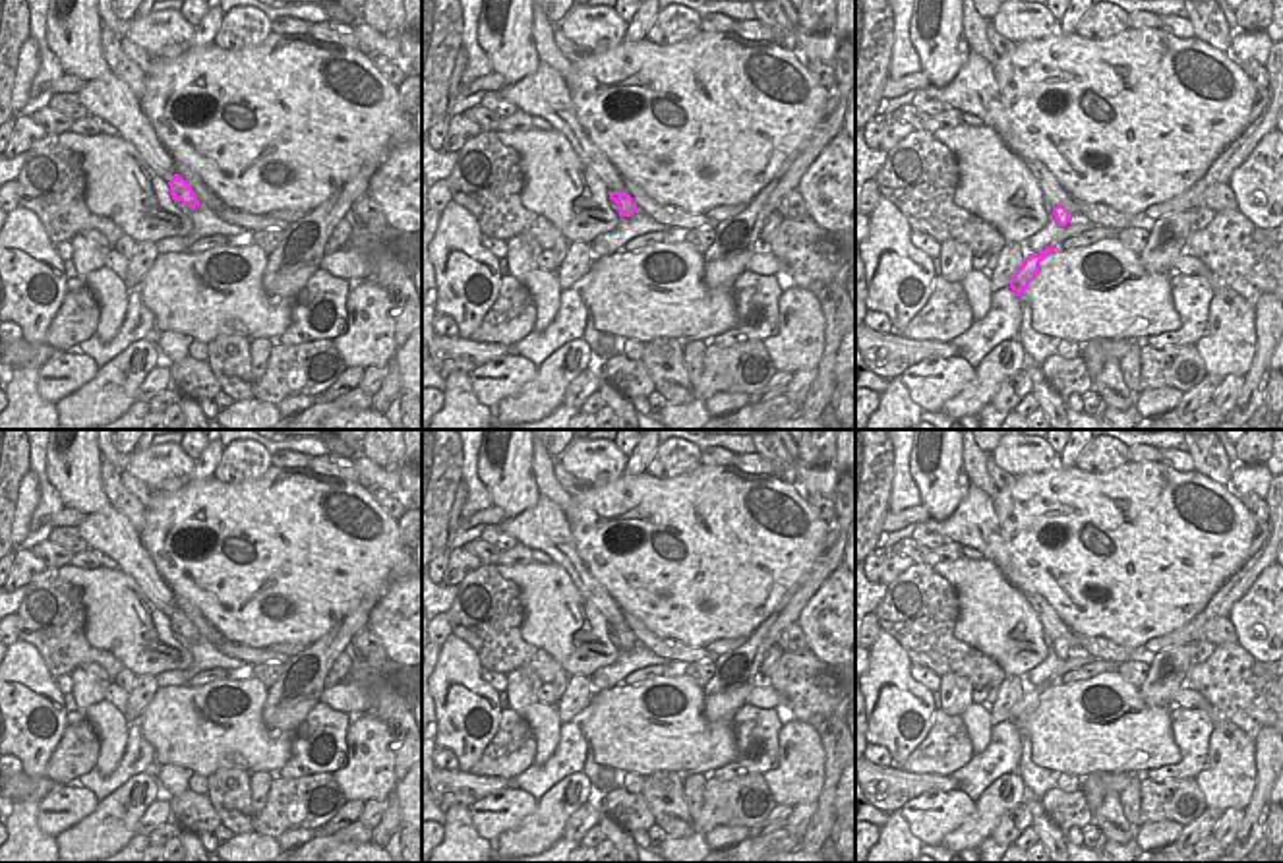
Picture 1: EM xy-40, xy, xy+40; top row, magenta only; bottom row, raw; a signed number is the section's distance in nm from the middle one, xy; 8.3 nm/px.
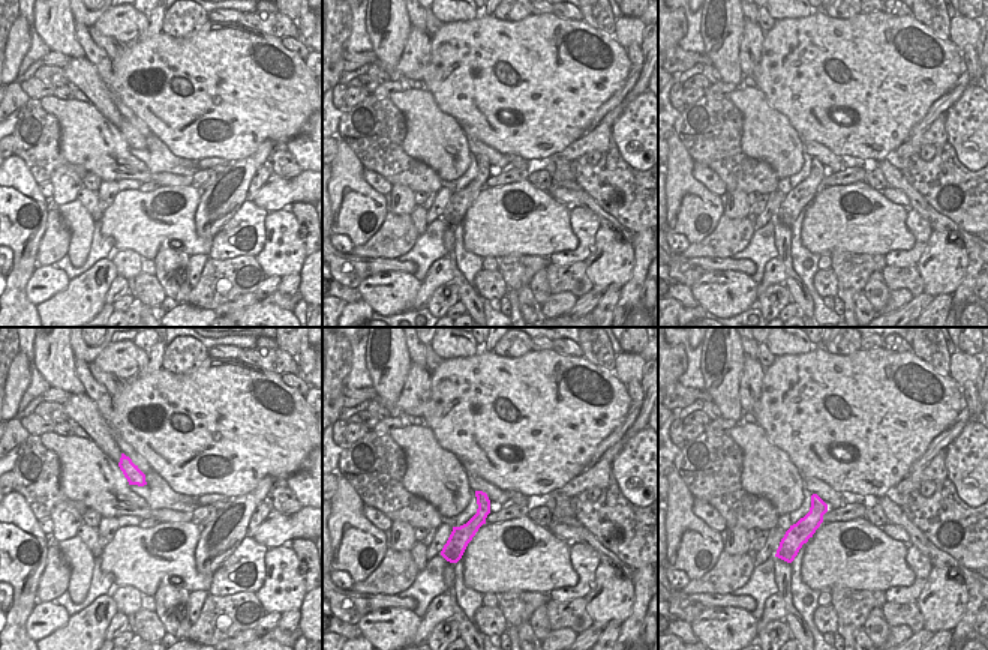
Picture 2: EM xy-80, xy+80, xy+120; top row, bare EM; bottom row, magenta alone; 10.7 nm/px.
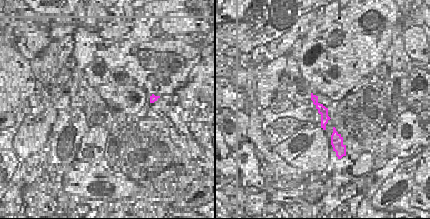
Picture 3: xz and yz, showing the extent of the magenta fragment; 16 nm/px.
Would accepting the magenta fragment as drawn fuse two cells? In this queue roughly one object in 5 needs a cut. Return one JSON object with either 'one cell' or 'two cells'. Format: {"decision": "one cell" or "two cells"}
{"decision": "one cell"}

